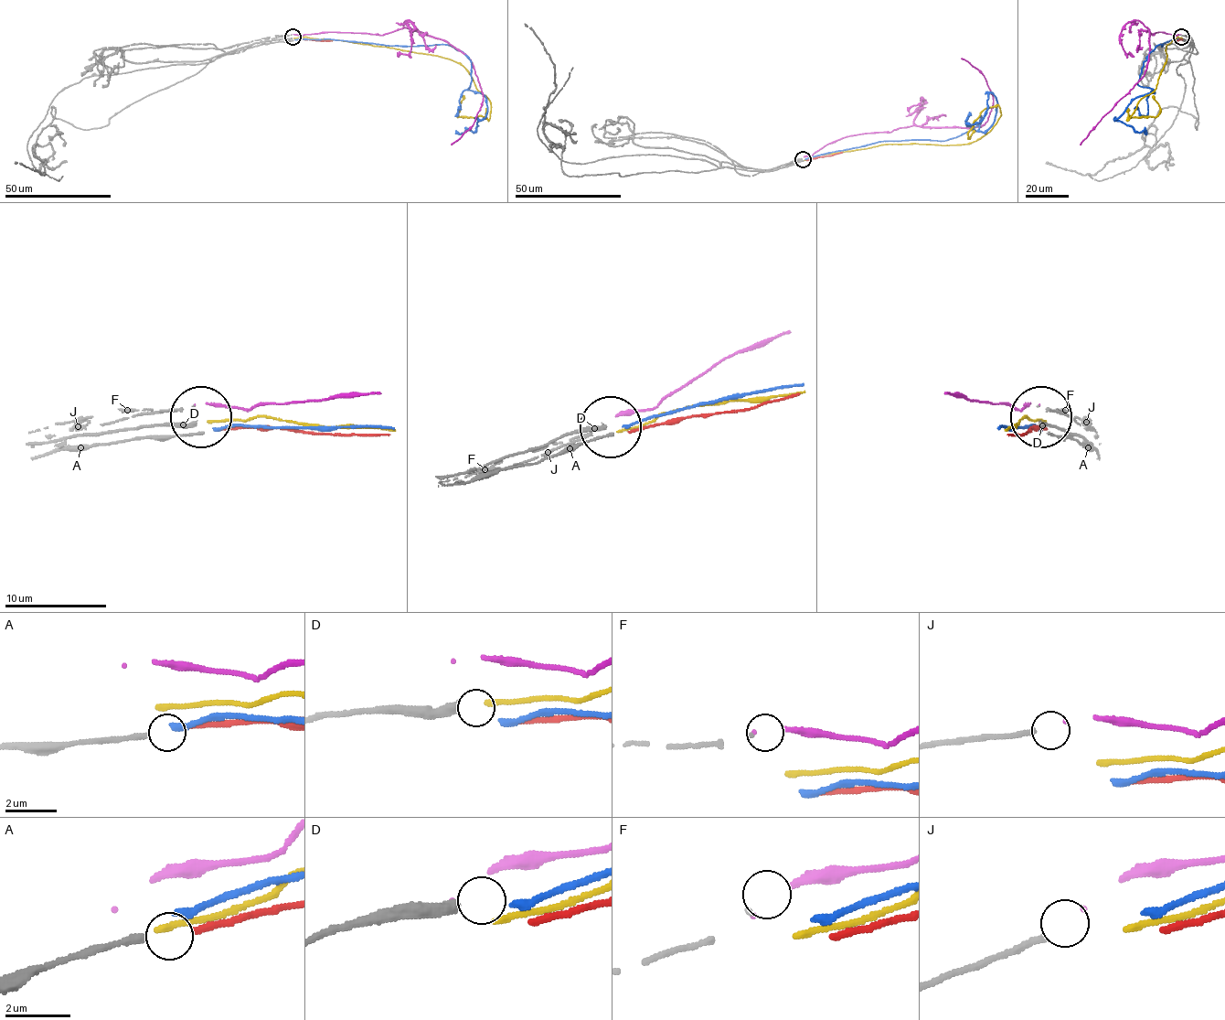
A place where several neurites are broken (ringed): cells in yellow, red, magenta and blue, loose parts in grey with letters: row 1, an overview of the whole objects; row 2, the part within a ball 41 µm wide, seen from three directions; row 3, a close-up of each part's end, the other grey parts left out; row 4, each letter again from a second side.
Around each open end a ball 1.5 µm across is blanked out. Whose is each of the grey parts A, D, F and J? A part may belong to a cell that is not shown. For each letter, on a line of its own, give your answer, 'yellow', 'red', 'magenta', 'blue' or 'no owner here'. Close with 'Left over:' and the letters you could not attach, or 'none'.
A: red
D: no owner here
F: no owner here
J: magenta
Left over: D, F

